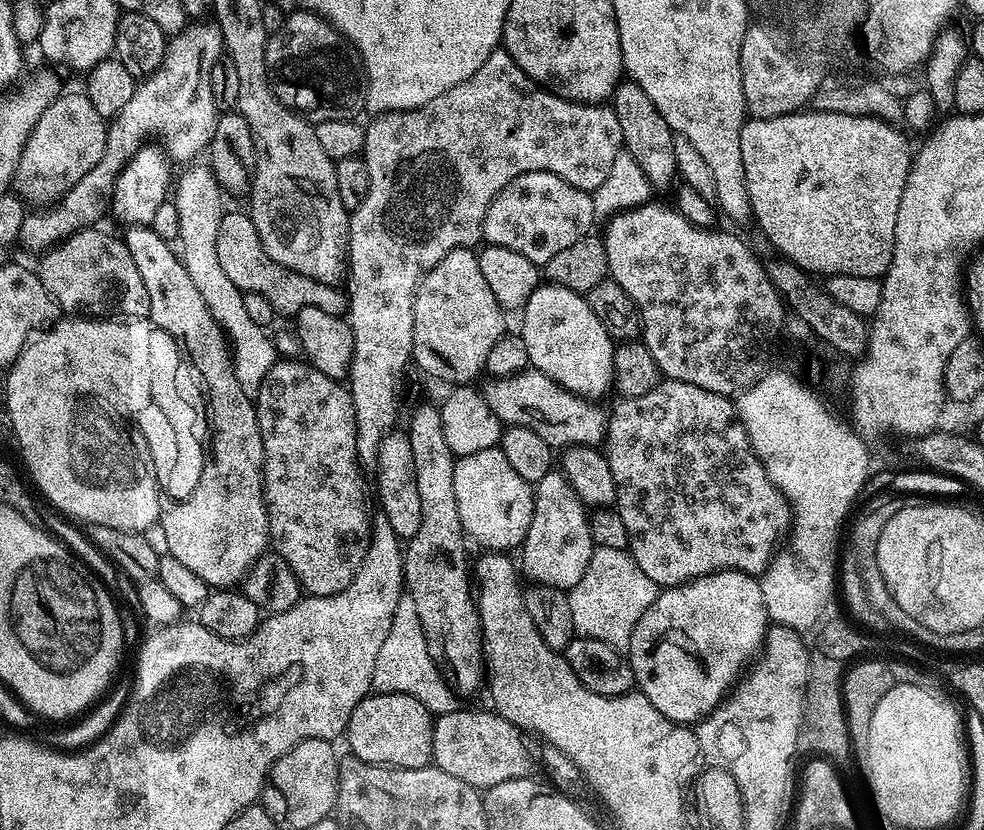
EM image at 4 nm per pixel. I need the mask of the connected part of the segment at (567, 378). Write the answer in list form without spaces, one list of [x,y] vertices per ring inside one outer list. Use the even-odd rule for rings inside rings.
[[[541,283],[525,302],[522,315],[518,333],[526,342],[531,367],[574,395],[593,402],[599,401],[599,396],[606,395],[608,388],[610,392],[614,384],[614,341],[581,293],[566,290],[557,284]]]

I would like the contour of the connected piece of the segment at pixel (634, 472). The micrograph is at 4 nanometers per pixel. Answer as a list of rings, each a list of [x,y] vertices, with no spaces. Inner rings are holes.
[[[667,378],[661,379],[660,383],[657,384],[654,390],[650,390],[650,394],[642,394],[641,396],[625,396],[617,399],[617,404],[613,406],[612,412],[610,408],[610,415],[606,420],[606,435],[604,443],[602,445],[602,451],[604,457],[610,462],[610,474],[614,474],[614,486],[616,487],[616,502],[614,510],[622,518],[622,526],[626,526],[628,531],[628,546],[627,551],[632,553],[634,562],[638,562],[638,566],[643,570],[648,577],[650,582],[654,582],[661,589],[673,588],[678,584],[685,584],[688,580],[693,580],[698,576],[705,576],[710,572],[723,572],[725,568],[734,568],[737,572],[750,572],[753,574],[763,573],[767,567],[768,561],[772,559],[774,555],[774,549],[777,547],[776,539],[779,538],[780,534],[789,527],[790,524],[790,509],[788,506],[788,500],[785,499],[779,490],[774,486],[774,482],[766,474],[766,470],[762,466],[762,462],[756,456],[756,451],[752,449],[752,443],[748,437],[748,431],[742,426],[739,416],[736,415],[736,405],[729,397],[719,396],[716,392],[710,390],[702,390],[702,386],[690,386],[690,382],[678,382],[677,380],[670,380]]]

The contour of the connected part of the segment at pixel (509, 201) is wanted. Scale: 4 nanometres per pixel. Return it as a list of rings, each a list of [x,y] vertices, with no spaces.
[[[531,172],[511,180],[494,202],[490,202],[483,239],[494,246],[506,246],[506,250],[514,250],[522,254],[522,258],[530,258],[530,262],[543,266],[554,254],[589,235],[593,231],[592,223],[597,220],[591,192],[570,186],[570,182],[558,178],[558,174]]]

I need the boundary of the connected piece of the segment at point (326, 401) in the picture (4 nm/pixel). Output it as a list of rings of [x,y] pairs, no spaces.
[[[280,358],[262,378],[254,403],[264,447],[264,504],[268,508],[271,551],[277,552],[286,566],[294,570],[307,595],[338,594],[338,590],[350,586],[372,543],[372,520],[364,497],[364,480],[360,477],[362,464],[356,455],[352,396],[341,381],[331,380],[303,359]]]

